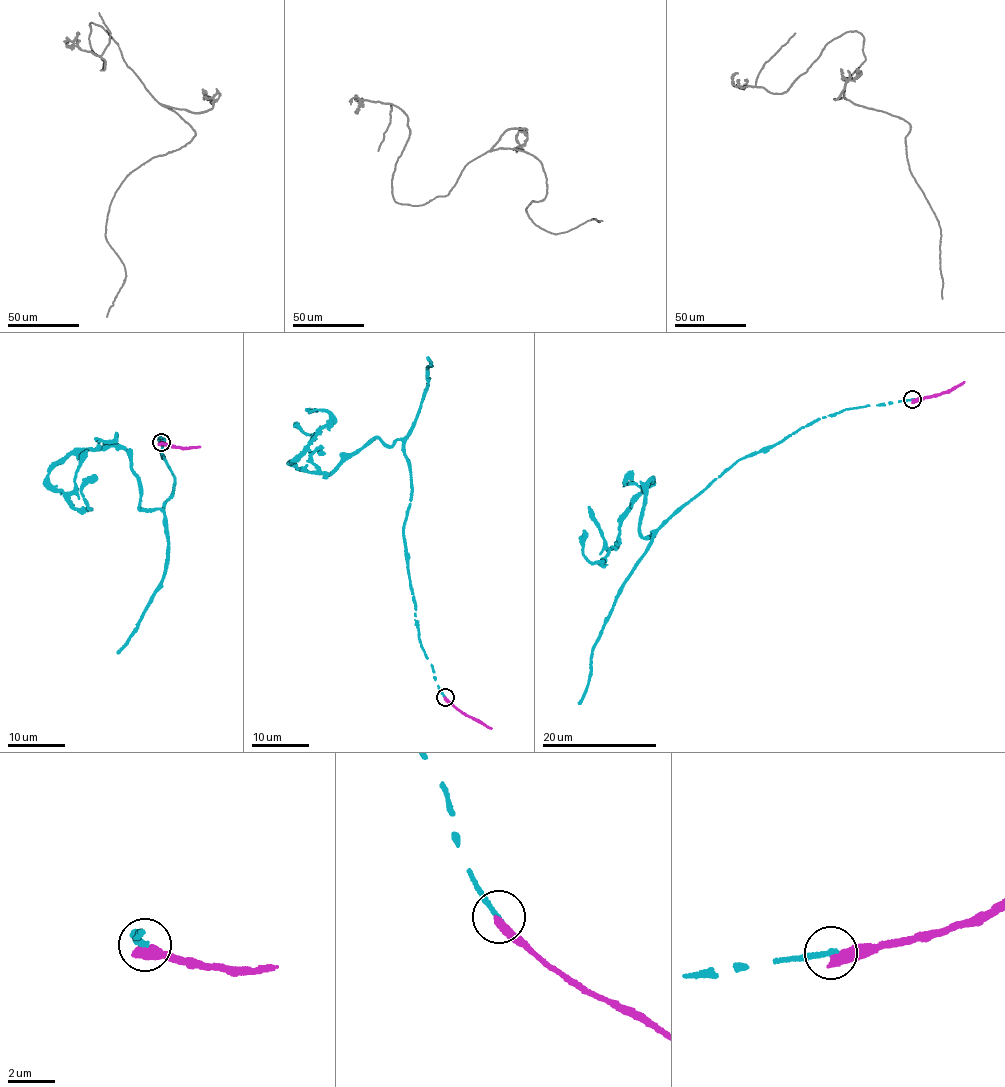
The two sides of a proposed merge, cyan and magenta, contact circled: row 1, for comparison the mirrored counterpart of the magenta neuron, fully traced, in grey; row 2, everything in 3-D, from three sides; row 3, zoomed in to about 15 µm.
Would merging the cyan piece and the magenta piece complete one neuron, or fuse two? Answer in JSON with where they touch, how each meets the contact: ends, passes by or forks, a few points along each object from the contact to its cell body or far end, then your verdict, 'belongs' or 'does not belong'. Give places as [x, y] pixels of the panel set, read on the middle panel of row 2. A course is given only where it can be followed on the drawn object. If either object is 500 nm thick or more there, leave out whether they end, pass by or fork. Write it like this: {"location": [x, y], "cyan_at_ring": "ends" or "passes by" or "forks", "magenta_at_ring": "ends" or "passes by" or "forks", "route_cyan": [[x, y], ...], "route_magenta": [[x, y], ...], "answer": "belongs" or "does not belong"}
{"location": [445, 697], "cyan_at_ring": "ends", "magenta_at_ring": "ends", "route_cyan": [[444, 697], [414, 620], [402, 440], [368, 441], [330, 473], [300, 469], [291, 461], [330, 418], [317, 409]], "route_magenta": [[444, 697], [491, 728]], "answer": "does not belong"}

